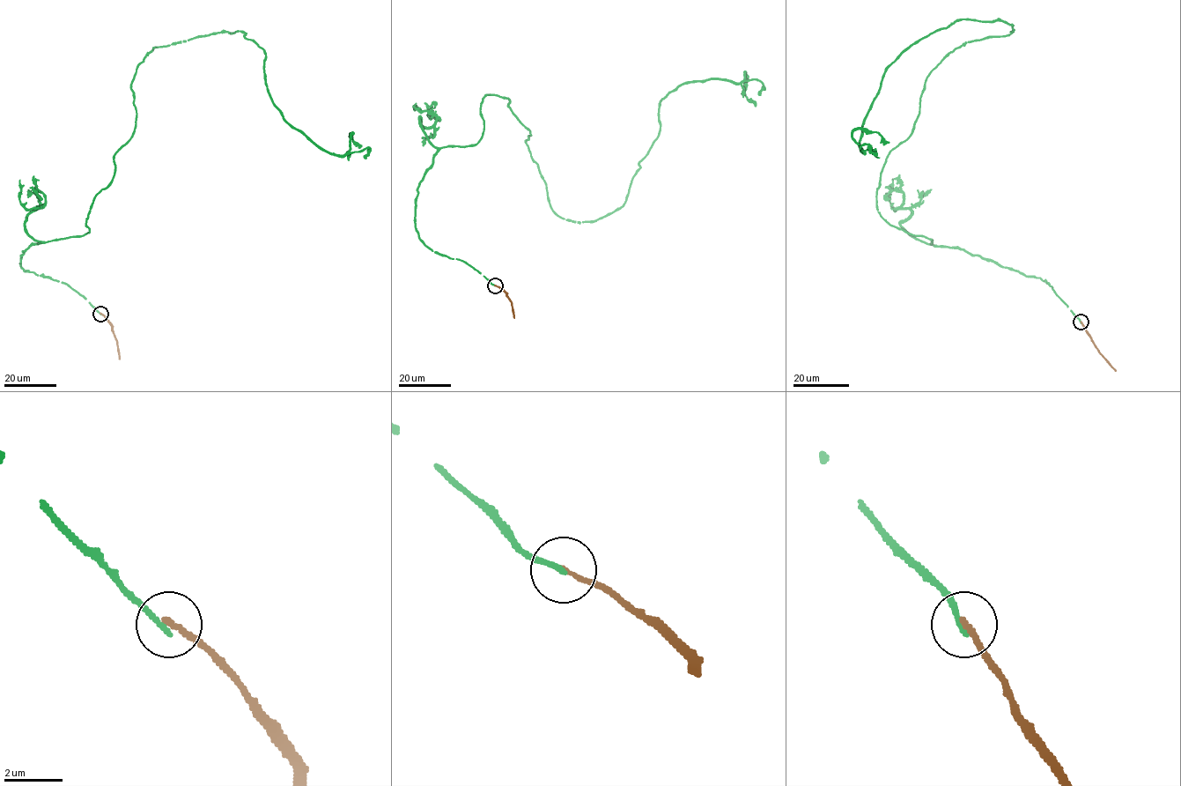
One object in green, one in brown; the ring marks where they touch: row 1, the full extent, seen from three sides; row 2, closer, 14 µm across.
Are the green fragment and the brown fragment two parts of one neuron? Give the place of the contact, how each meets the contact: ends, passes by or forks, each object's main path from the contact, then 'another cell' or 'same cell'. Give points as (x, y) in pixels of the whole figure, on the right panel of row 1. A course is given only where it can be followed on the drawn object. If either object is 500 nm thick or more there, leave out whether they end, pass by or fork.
place (1081, 322); green ends; brown ends; course green (1081, 322), (1040, 278), (877, 210), (926, 77), (1011, 25), (910, 45), (865, 152), (852, 132), (889, 142); course brown (1081, 322), (1098, 352), (1116, 371); another cell

